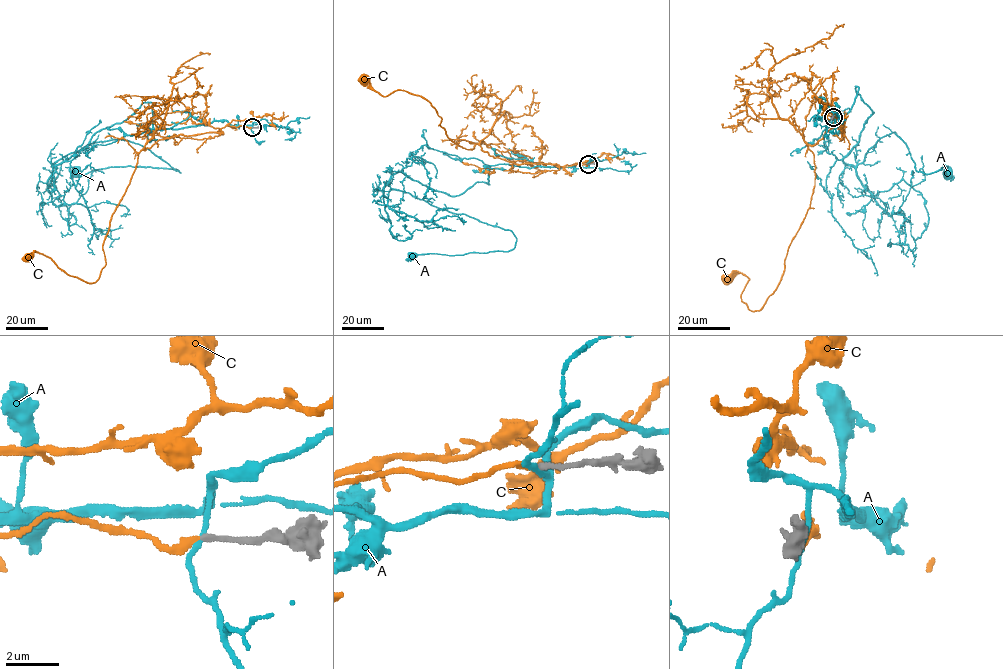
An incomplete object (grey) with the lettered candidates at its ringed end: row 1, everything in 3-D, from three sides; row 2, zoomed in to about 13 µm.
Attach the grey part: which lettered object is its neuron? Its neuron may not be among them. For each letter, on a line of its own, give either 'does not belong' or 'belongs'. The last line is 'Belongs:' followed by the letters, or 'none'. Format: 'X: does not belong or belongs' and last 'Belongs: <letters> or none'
A: does not belong
C: belongs
Belongs: C

